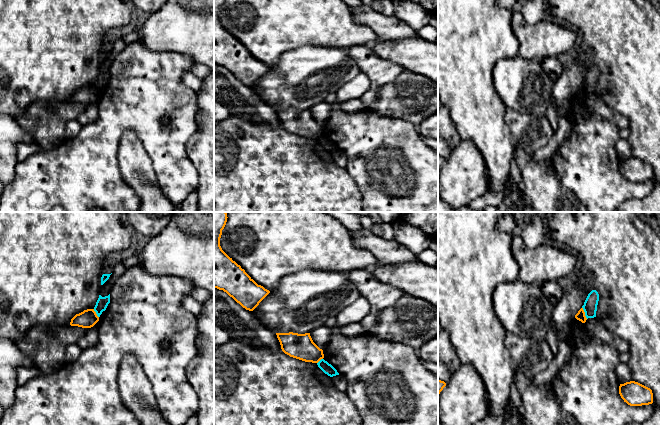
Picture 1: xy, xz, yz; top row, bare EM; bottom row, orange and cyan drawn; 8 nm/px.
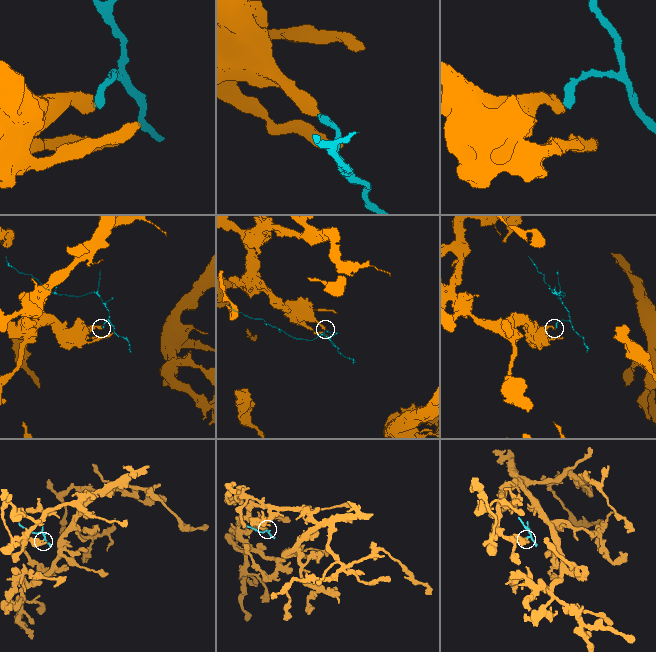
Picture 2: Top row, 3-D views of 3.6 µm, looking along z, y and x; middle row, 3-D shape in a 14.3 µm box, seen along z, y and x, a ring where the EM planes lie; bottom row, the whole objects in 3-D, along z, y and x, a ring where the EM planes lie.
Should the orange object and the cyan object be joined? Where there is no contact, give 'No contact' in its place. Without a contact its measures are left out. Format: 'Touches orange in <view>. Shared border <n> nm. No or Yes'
Touches orange in yz. Shared border 100 nm. No

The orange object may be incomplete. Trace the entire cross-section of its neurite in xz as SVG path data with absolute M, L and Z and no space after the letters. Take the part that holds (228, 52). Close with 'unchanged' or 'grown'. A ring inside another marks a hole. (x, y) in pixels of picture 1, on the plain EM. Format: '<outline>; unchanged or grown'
M214 0L214 64L223 66L243 84L253 87L270 69L258 61L221 24L220 14L226 0Z; unchanged

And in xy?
M87 85L83 88L76 90L70 98L71 102L78 102L82 104L91 104L99 97L94 85Z; unchanged

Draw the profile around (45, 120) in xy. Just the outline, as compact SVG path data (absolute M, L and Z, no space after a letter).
M38 100L31 103L15 121L38 143L39 151L51 150L65 139L65 125L77 119L89 104Z

